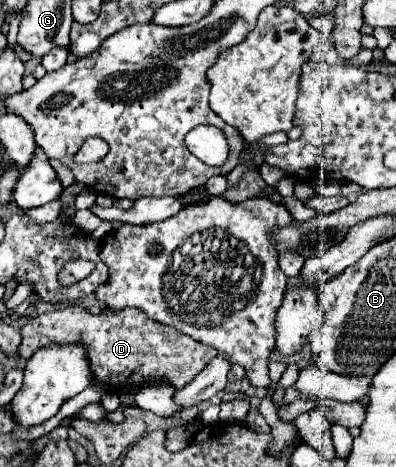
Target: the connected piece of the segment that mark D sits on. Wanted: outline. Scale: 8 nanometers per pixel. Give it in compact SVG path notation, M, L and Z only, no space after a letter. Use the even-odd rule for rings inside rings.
M66 306L32 318L22 328L22 336L24 340L20 356L24 360L28 360L36 350L48 344L80 342L86 348L92 378L100 382L110 394L118 394L128 388L140 388L142 384L158 380L166 380L176 390L180 390L216 354L212 346L196 342L194 338L178 332L170 324L160 324L156 320L150 320L138 308L124 308L118 312L104 308L98 316L94 316L80 306Z

